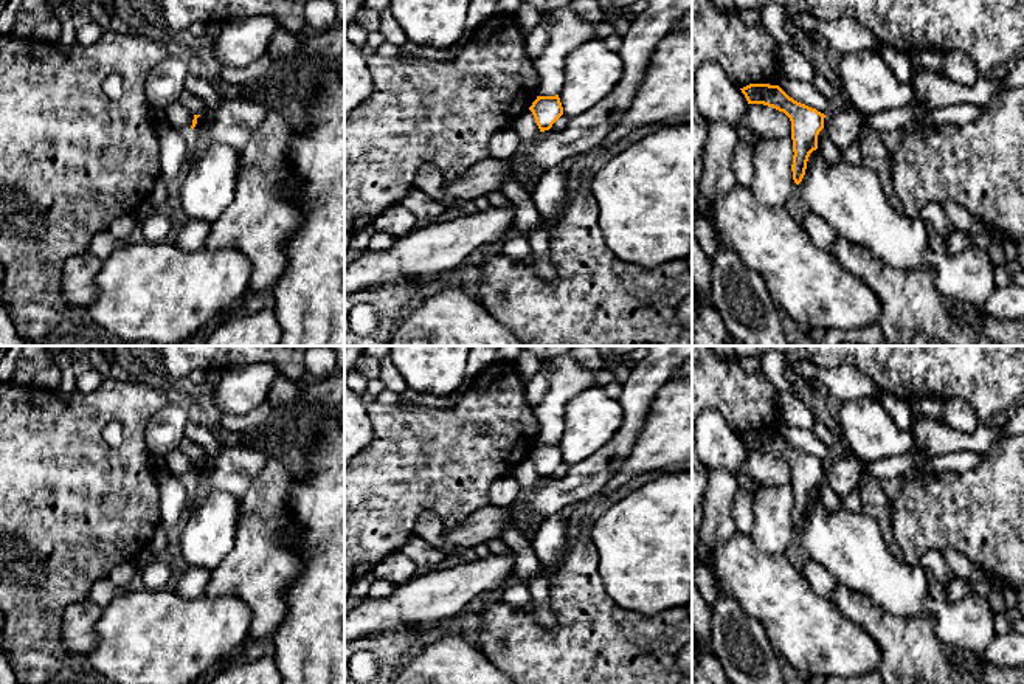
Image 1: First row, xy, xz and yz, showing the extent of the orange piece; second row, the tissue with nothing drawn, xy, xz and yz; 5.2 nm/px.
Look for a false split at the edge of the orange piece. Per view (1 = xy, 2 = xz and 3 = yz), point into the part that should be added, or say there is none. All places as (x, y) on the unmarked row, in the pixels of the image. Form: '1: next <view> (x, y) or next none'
1: next none
2: next none
3: next none

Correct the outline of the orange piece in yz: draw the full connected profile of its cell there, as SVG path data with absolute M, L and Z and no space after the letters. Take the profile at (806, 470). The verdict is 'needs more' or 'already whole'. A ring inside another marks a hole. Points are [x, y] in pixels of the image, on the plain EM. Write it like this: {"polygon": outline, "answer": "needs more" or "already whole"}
{"polygon": "M749 431L740 436L748 451L763 451L784 459L791 468L793 527L799 532L805 523L807 509L818 496L818 482L824 476L825 462L790 445L779 433Z", "answer": "already whole"}

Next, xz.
{"polygon": "M559 442L537 444L529 458L534 462L540 479L549 478L552 472L563 462Z", "answer": "already whole"}

